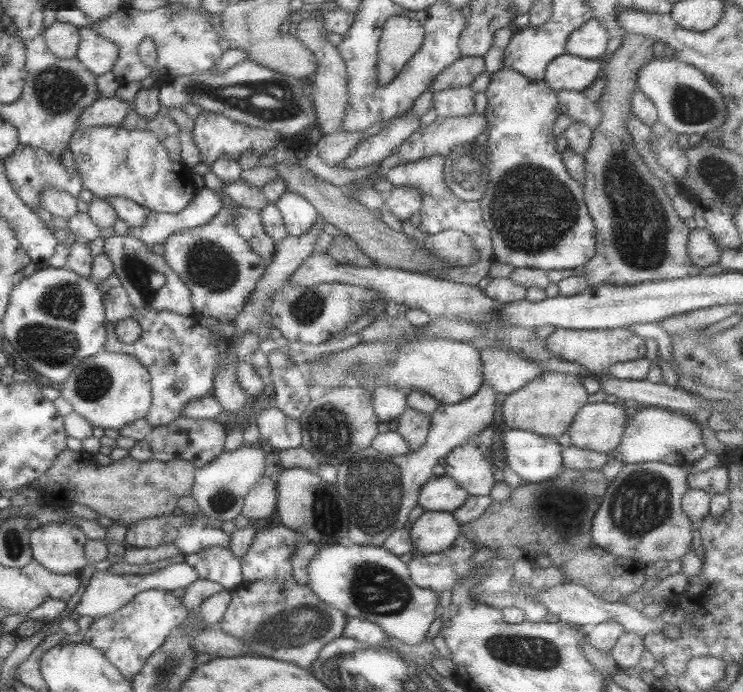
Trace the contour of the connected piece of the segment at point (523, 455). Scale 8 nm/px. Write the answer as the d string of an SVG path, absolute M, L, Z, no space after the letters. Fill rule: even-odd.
M505 430L501 436L503 452L505 453L505 464L512 470L521 484L537 484L537 482L553 479L562 469L559 452L559 443L556 439L542 437L524 430Z

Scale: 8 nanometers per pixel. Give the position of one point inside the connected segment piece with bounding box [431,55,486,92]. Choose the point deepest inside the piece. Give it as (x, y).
(461, 72)

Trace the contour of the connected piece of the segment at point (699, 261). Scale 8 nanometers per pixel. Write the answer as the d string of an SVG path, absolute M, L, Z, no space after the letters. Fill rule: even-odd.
M697 228L690 230L689 239L686 241L686 254L693 266L703 269L716 264L720 249L709 231Z

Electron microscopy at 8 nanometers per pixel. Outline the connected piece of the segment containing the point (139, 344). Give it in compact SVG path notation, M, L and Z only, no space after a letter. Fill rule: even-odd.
M114 274L97 282L97 288L101 291L105 317L105 342L102 348L111 353L133 356L147 369L150 376L150 405L145 418L152 427L175 420L187 401L212 396L213 373L228 346L228 340L220 331L201 327L191 315L165 310L135 310ZM124 318L133 318L141 328L139 337L132 343L119 342L113 332L117 322ZM177 382L181 382L181 386L173 390L173 384Z

